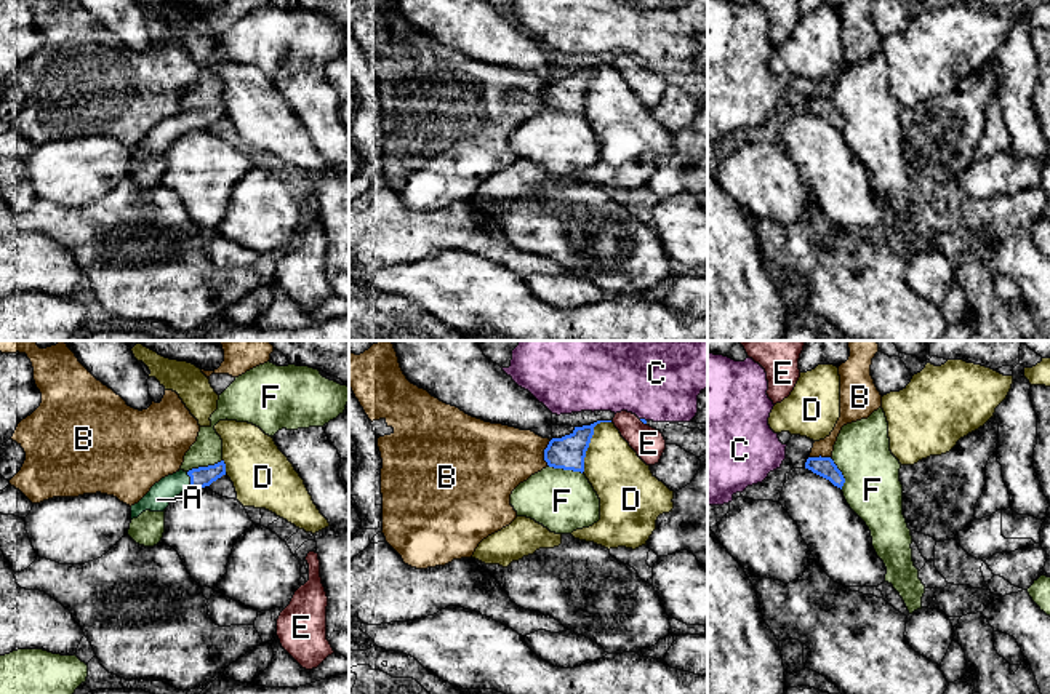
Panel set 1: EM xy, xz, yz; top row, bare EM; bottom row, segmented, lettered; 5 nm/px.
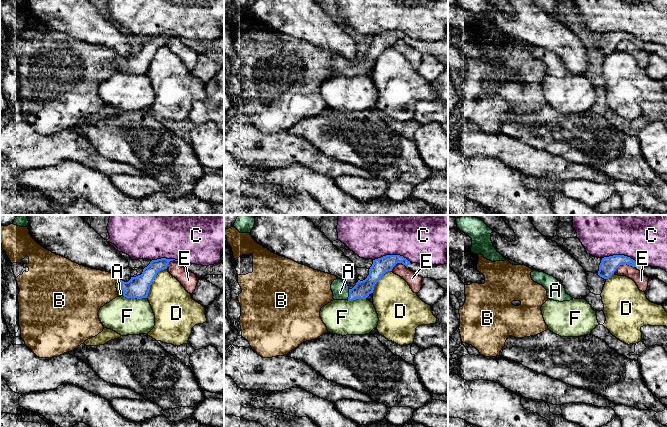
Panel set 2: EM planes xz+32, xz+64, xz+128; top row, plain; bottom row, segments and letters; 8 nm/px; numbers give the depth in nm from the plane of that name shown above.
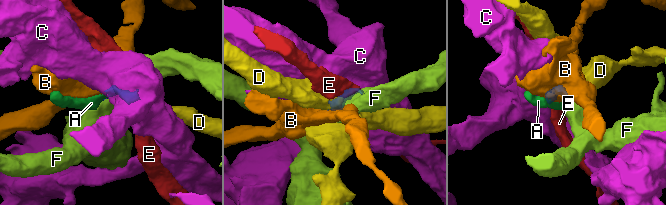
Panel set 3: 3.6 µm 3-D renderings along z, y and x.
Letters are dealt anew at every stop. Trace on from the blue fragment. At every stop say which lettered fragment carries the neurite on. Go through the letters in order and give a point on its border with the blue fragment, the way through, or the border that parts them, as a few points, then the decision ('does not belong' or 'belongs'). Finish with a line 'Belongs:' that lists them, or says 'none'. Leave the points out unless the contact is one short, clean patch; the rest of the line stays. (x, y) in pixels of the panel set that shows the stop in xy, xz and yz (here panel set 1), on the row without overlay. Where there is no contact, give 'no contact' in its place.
A: contact xy (191, 122); way xy (200, 119), (191, 122), (172, 127), (157, 141); belongs
B: contact xz (545, 95); border xz (551, 82), (545, 91), (546, 106); does not belong
C: contact xz (644, 61); border xz (641, 59), (645, 63); does not belong
D: contact xz (589, 83); border xz (610, 63), (601, 63), (594, 69), (581, 114); does not belong
E: contact xz (642, 63); border xz (639, 61), (645, 66); does not belong
F: contact xy (204, 109); border xy (221, 101), (213, 106), (192, 109), (188, 114); does not belong
Belongs: A

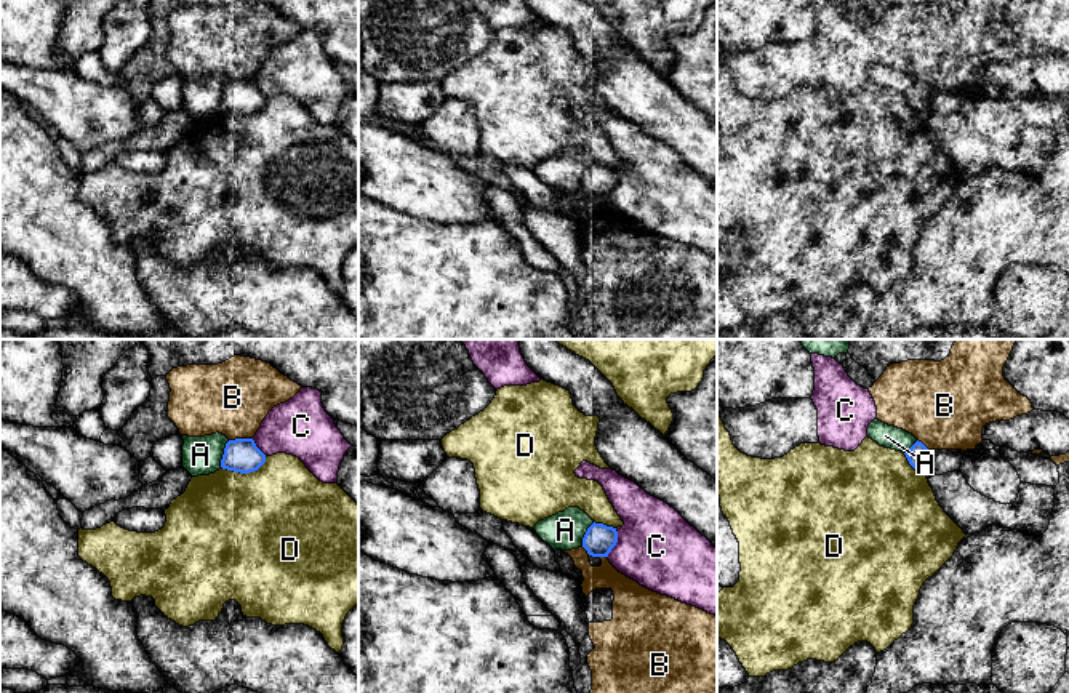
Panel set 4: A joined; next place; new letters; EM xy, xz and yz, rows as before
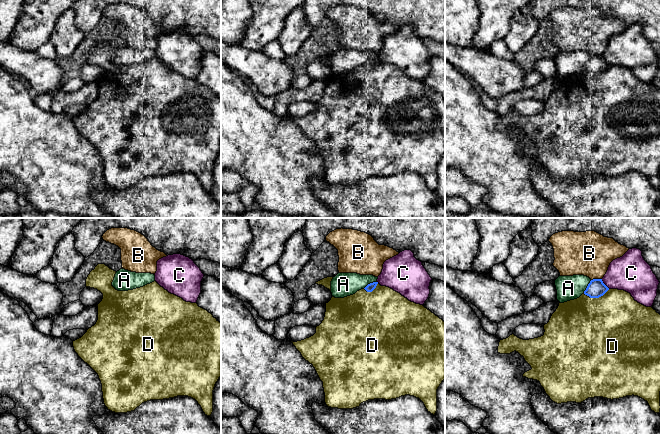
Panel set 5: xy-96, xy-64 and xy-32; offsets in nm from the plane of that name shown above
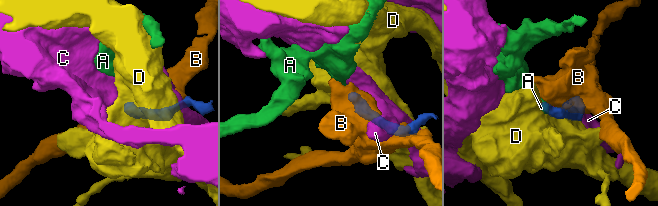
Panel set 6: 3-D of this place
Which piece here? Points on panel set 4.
A: contact xy (224, 95); does not belong
B: contact xy (240, 80); does not belong
C: contact xz (616, 183); does not belong
D: contact xy (245, 114); does not belong
Belongs: none

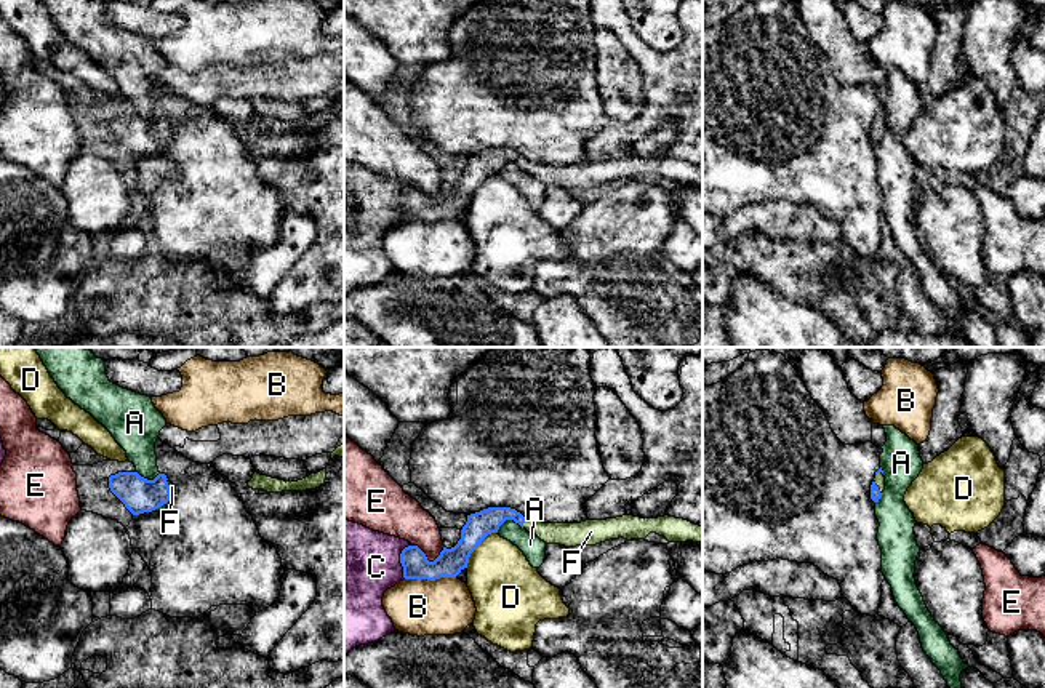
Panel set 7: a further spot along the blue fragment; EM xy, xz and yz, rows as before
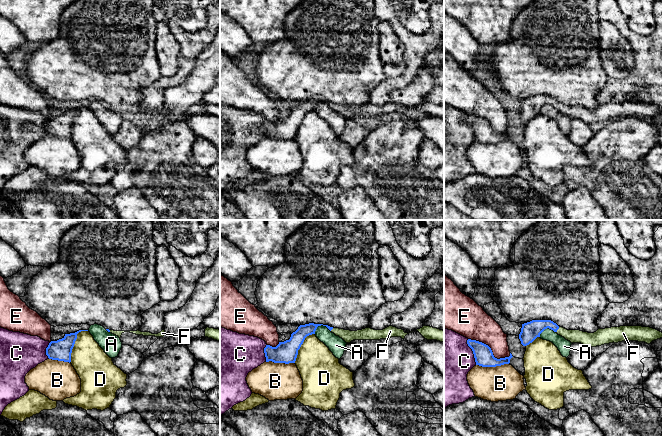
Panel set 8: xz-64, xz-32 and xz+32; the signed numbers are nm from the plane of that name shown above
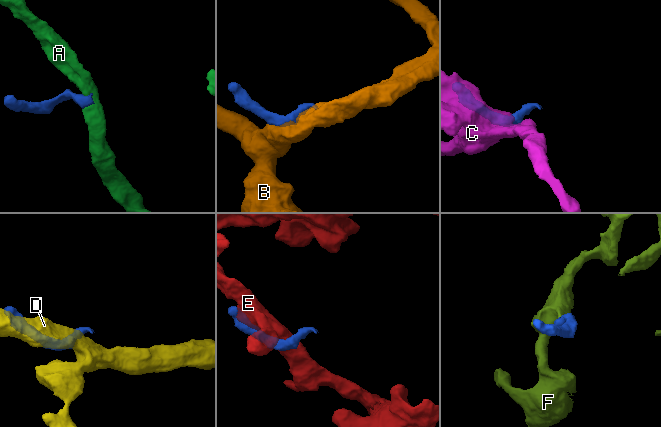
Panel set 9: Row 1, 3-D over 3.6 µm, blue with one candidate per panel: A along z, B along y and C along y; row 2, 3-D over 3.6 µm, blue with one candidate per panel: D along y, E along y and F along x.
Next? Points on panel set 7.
A: contact xz (508, 160); border xz (522, 170), (512, 162), (506, 162), (496, 173); does not belong
B: contact xz (429, 221); border xz (455, 218), (405, 221); does not belong
C: contact xz (400, 202); does not belong
D: contact xz (476, 189); border xz (496, 173), (492, 173), (477, 188), (466, 208); does not belong
E: contact xz (426, 200); does not belong
F: contact yz (877, 128); way yz (876, 136), (877, 128), (879, 120); belongs
Belongs: F

